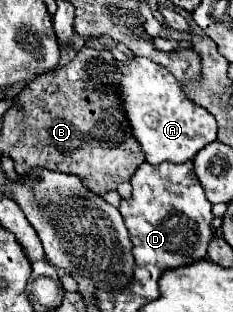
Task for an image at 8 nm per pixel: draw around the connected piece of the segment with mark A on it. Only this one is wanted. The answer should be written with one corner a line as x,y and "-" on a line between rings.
133,58
133,60
125,60
125,62
115,62
115,66
119,70
121,78
109,80
105,86
113,88
115,94
119,96
121,108
123,108
123,114
129,122
133,138
139,142
139,148
145,154
145,160
149,164
161,164
165,160
173,162
173,164
183,164
183,162
191,160
201,148
205,148
207,144
217,140
217,122
213,120
213,116
209,116
209,112
205,112
205,108
193,104
181,92
179,82
175,80
175,76
167,68
155,64
149,58

